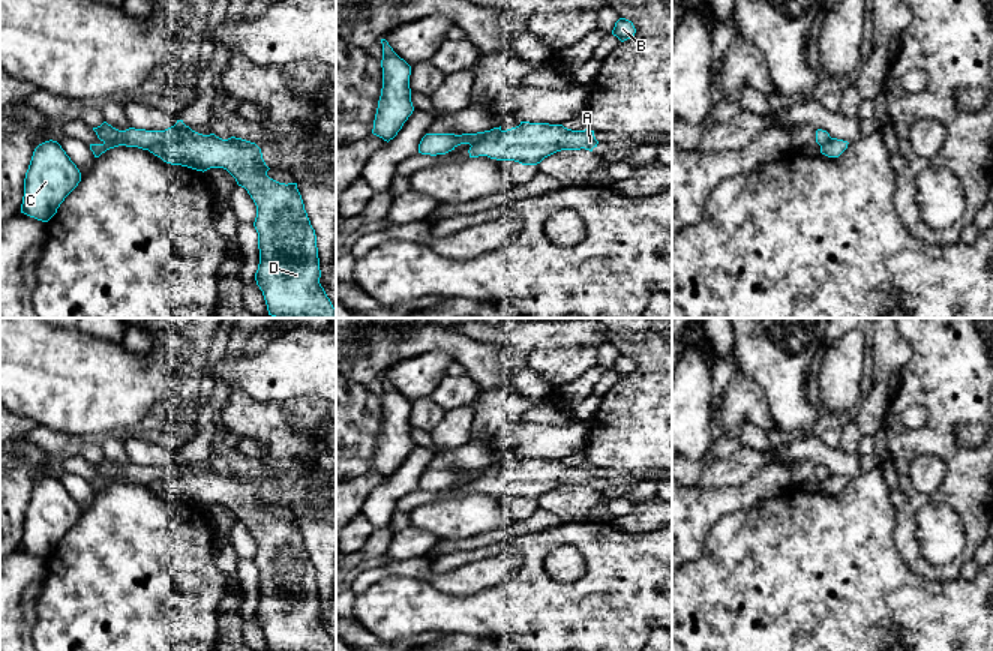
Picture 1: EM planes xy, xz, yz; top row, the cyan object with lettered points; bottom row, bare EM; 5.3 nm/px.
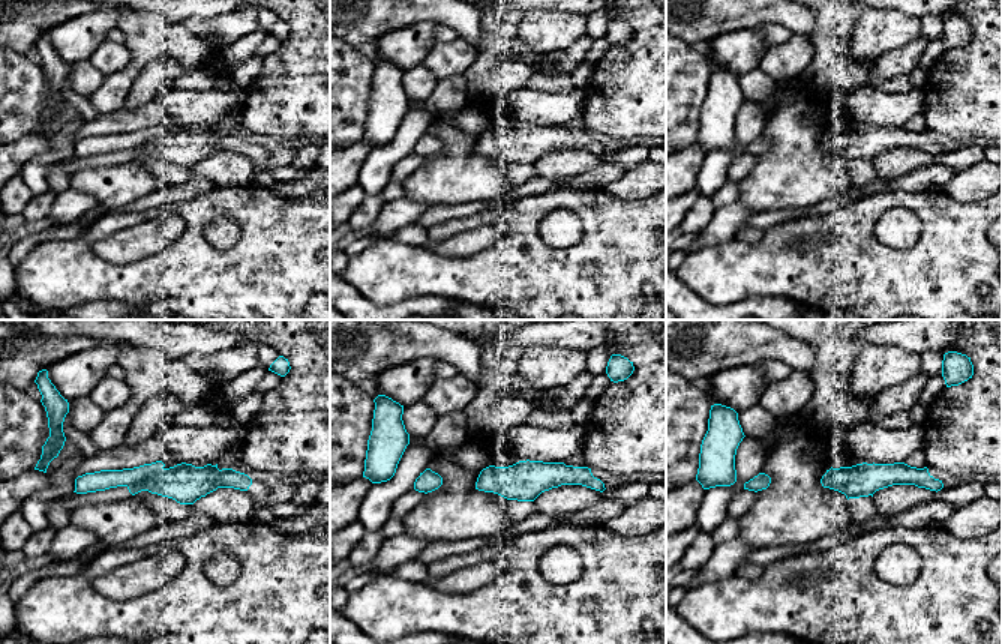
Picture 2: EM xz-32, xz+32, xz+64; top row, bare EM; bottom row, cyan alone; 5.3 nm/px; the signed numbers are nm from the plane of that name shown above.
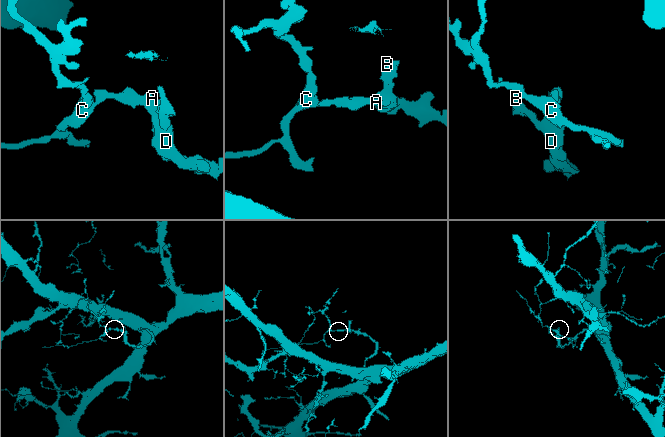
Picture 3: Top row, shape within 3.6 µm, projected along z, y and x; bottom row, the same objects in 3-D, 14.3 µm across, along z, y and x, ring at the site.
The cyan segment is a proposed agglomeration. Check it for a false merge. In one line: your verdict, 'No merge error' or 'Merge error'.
Merge error

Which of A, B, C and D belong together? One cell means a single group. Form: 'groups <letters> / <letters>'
groups A B D / C

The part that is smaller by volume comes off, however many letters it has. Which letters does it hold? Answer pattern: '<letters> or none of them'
C

